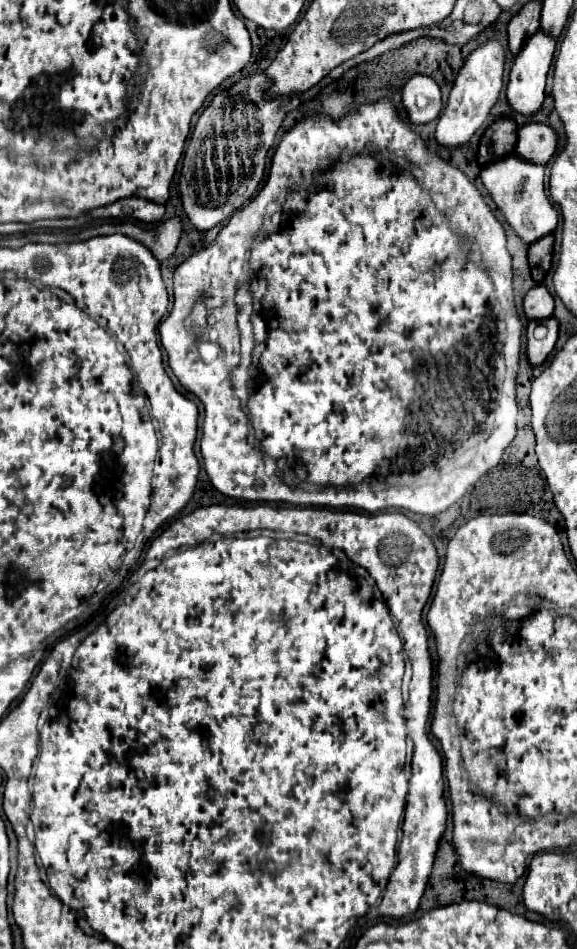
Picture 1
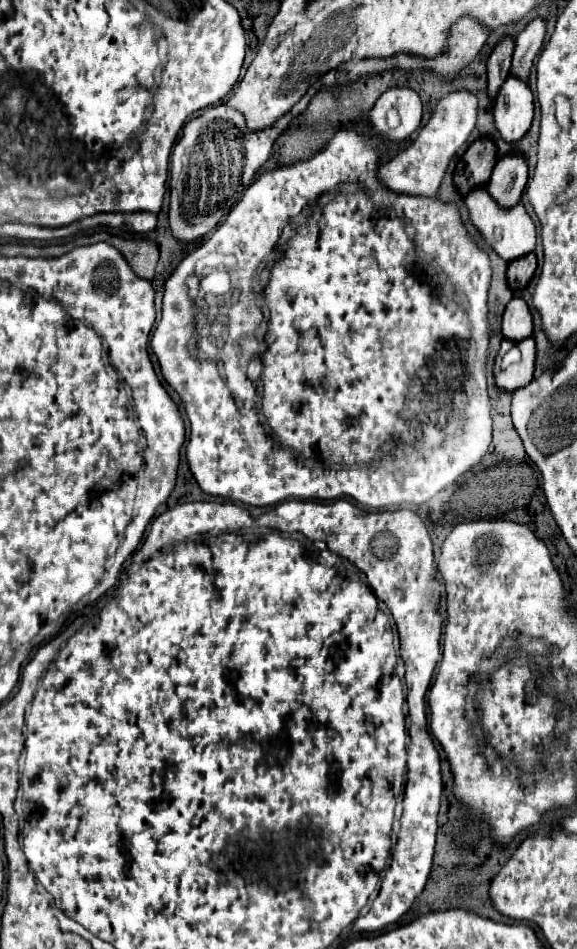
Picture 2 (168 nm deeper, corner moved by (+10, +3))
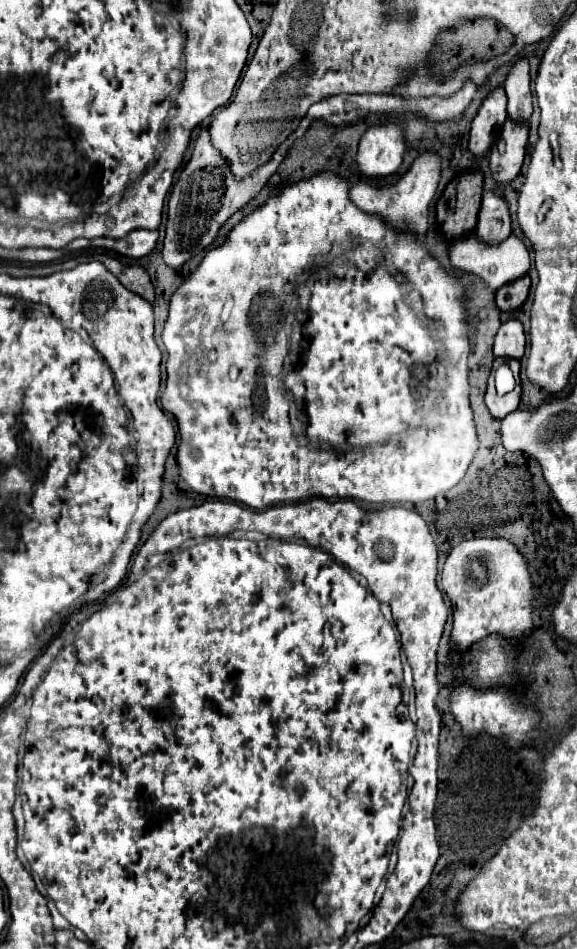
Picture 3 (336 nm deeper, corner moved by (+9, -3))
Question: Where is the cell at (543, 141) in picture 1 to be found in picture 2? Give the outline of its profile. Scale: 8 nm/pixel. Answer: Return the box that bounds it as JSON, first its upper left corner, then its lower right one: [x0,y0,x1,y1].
[486,153,528,209]

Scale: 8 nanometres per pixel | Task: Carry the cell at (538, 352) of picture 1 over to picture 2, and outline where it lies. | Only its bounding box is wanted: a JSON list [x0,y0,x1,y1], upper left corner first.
[494,337,536,393]

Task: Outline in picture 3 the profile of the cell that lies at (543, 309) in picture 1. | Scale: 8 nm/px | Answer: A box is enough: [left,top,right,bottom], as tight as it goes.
[493,319,525,359]

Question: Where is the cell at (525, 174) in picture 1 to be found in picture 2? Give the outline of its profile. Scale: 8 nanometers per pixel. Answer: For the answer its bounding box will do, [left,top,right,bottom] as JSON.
[466,187,536,263]

